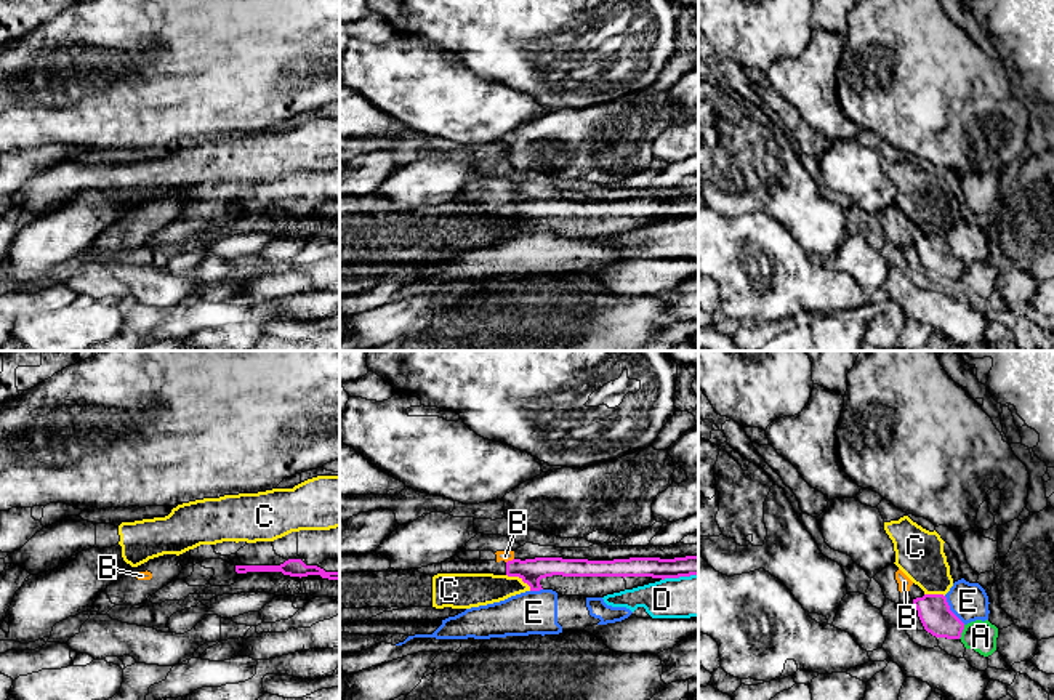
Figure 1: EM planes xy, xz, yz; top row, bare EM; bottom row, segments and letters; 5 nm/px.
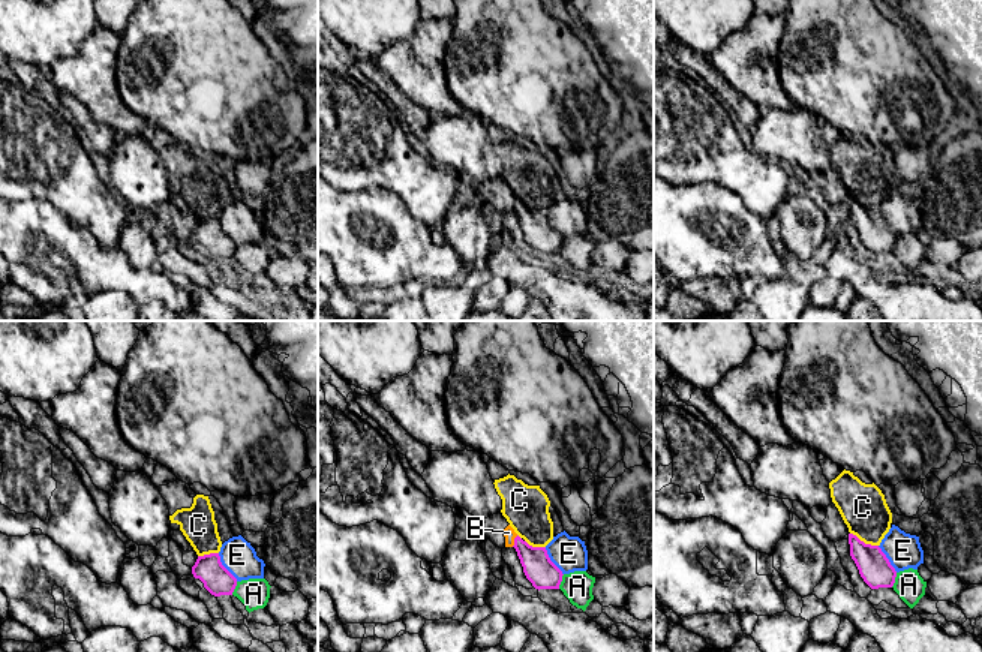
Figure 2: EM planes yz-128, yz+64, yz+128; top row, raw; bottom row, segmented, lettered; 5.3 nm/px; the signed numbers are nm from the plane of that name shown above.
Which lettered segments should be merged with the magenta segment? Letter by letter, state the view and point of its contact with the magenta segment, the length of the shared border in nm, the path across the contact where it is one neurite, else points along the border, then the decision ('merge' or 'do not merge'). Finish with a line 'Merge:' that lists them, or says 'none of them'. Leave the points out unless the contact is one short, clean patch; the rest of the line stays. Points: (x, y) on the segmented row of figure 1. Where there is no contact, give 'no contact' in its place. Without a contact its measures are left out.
A: meets magenta in yz at (961, 631); contact 80 nm long; do not merge
B: meets magenta in xz at (510, 561); contact 50 nm long; border along xz (513, 558), (506, 563); do not merge
C: meets magenta in xz at (519, 577); contact 150 nm long; do not merge
D: meets magenta in xz at (679, 575); contact 190 nm long; do not merge
E: meets magenta in yz at (950, 611); contact 180 nm long; do not merge
Merge: none of them

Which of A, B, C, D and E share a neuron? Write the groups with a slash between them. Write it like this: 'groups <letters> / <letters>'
groups A D / B / C / E

